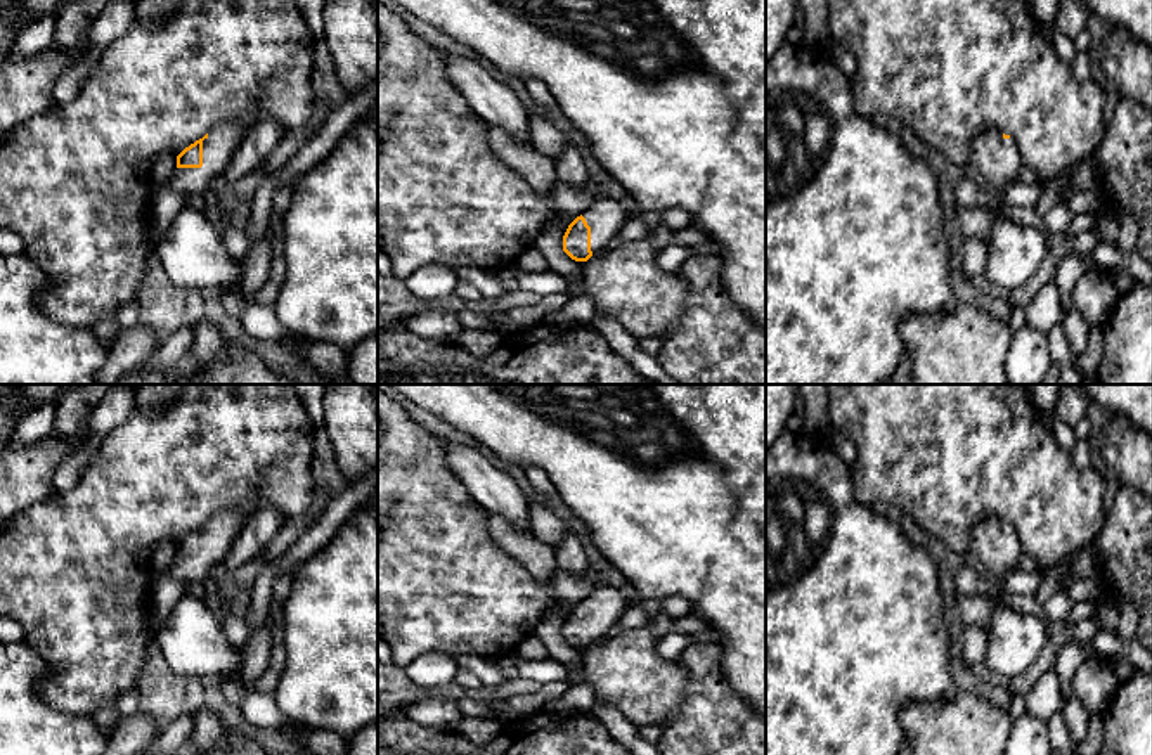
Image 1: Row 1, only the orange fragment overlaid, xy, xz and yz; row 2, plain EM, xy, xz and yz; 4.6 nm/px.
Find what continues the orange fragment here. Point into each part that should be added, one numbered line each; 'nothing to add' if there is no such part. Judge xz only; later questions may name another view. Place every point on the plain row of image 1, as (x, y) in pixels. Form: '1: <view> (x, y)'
1: xz (605, 605)

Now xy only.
1: xy (224, 527)

